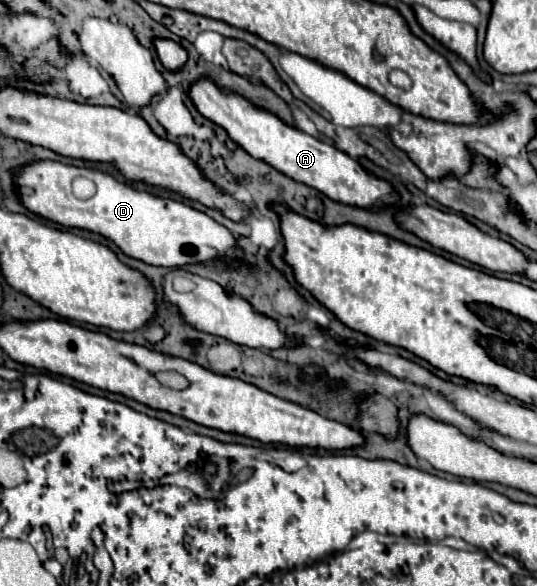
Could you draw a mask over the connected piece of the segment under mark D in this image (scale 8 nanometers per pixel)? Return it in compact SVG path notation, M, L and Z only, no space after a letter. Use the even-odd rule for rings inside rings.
M35 161L21 167L17 185L19 199L29 211L65 227L79 227L101 233L103 237L111 239L125 255L141 259L149 265L177 269L189 263L203 265L217 259L229 271L249 267L245 255L237 247L237 237L209 215L173 199L159 199L155 195L135 191L103 171L79 169L57 161ZM75 177L87 177L95 183L97 191L91 199L77 199L73 195L71 183Z

